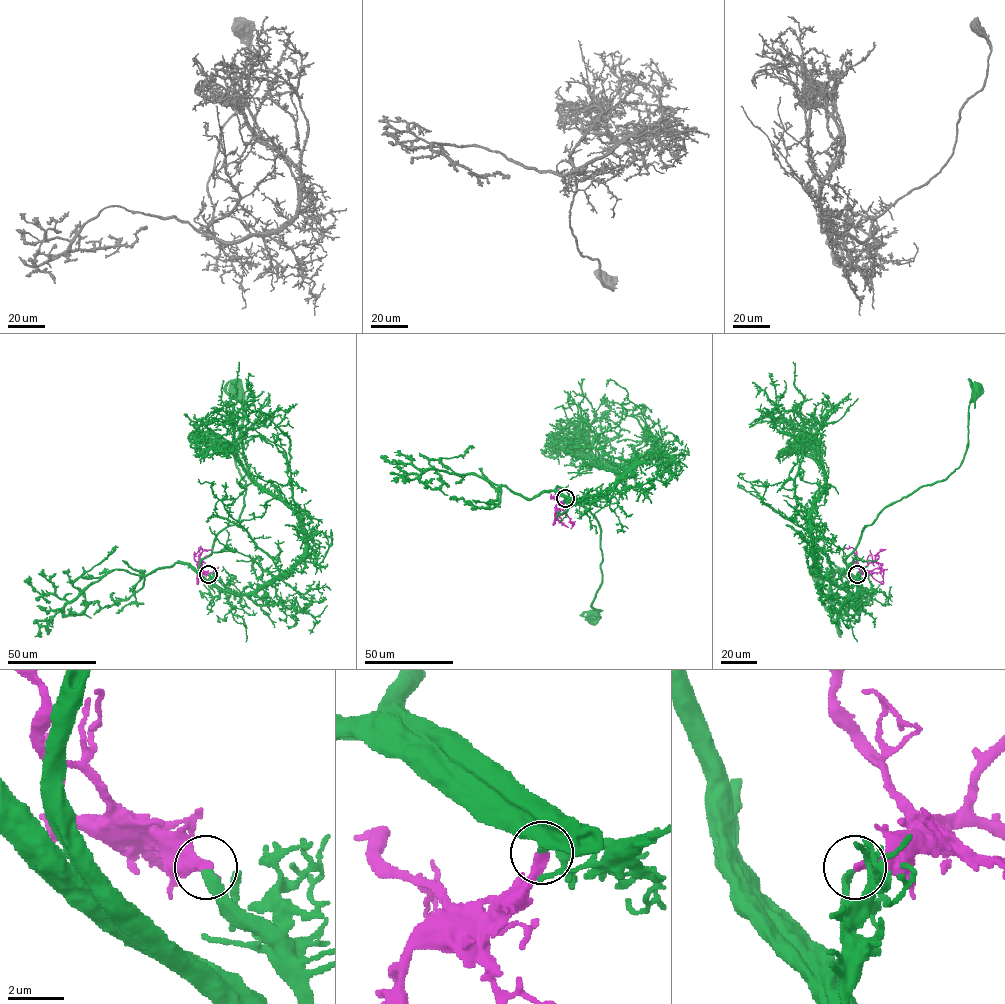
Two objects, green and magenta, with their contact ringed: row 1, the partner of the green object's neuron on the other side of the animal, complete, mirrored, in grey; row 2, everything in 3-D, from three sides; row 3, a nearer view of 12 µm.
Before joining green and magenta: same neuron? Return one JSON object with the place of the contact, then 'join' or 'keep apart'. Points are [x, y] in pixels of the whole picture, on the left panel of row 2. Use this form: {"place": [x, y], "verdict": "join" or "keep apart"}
{"place": [208, 574], "verdict": "join"}

